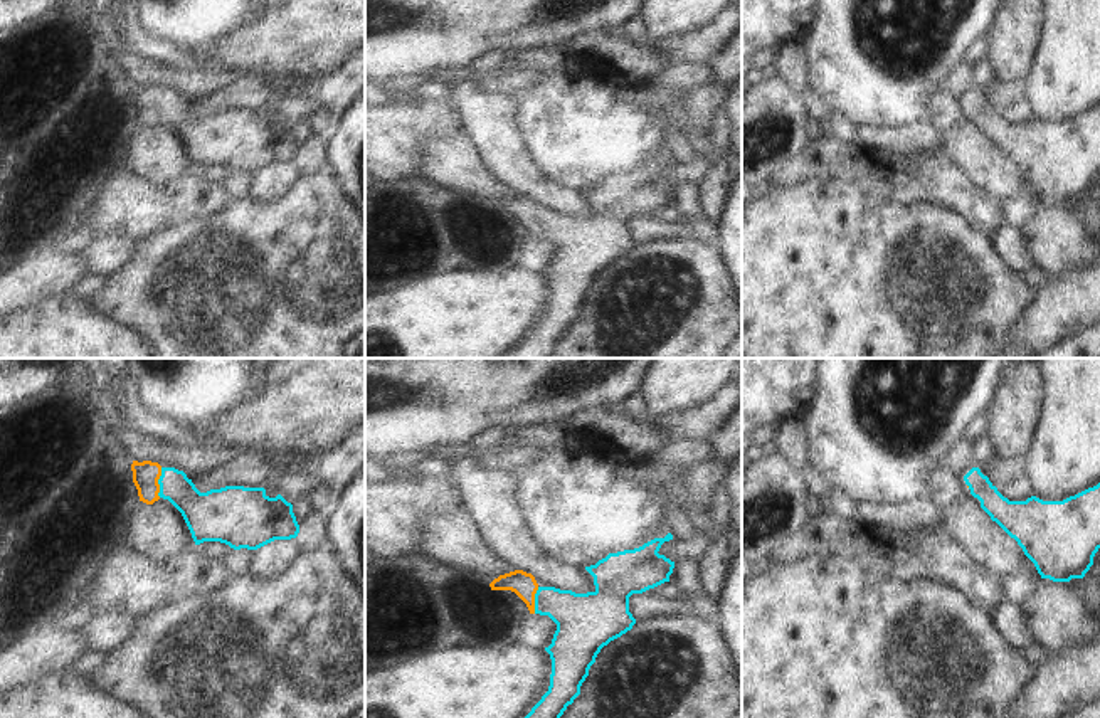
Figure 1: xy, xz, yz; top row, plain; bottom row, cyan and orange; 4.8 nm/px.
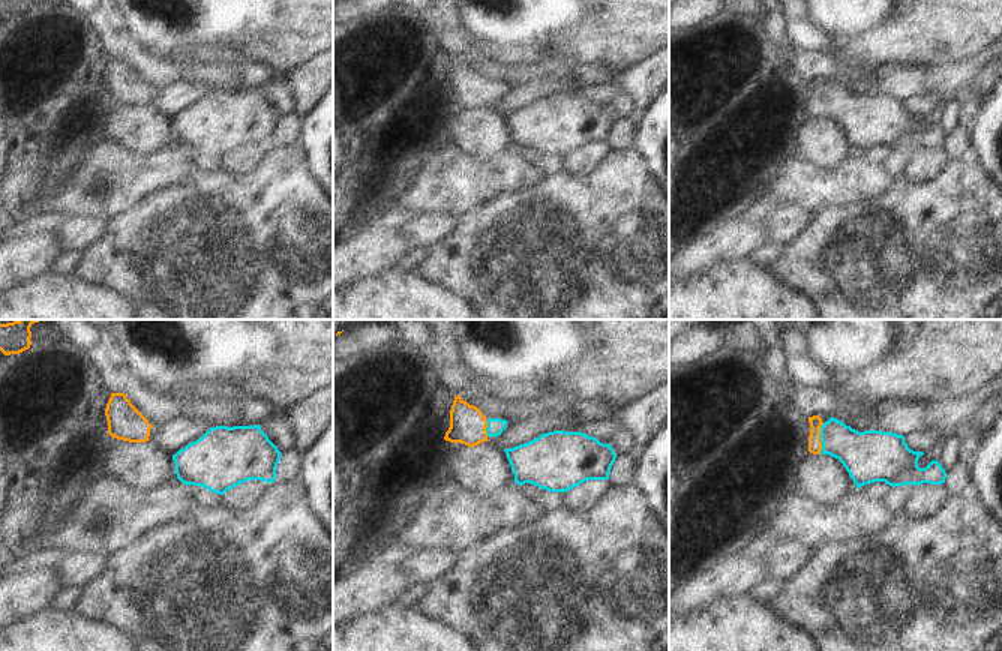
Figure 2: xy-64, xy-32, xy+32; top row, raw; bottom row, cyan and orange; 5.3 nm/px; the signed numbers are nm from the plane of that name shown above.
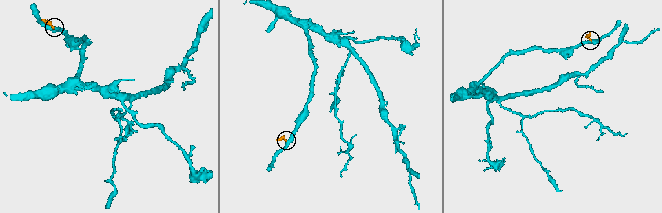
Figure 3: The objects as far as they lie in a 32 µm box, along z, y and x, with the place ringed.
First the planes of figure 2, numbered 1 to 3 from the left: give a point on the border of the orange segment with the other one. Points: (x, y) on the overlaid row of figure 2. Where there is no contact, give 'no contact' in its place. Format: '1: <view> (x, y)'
1: no contact
2: xy-32 (486, 428)
3: xy+32 (821, 438)

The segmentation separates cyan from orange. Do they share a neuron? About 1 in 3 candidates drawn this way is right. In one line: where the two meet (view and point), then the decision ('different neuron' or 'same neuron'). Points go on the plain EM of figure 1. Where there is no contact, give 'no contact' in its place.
xy (158, 106) | same neuron

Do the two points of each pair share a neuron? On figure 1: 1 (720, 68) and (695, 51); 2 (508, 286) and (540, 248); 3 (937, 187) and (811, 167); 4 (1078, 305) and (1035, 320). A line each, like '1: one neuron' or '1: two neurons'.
1: two neurons
2: two neurons
3: one neuron
4: one neuron

